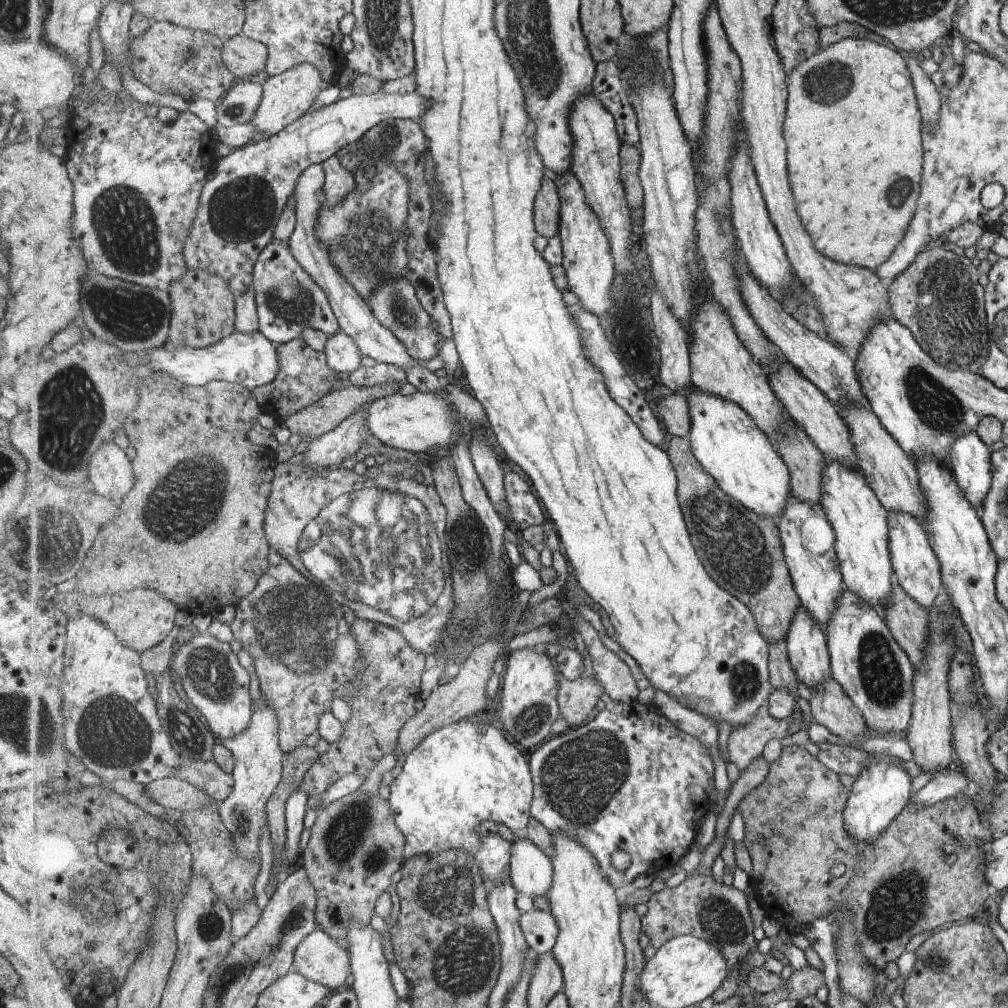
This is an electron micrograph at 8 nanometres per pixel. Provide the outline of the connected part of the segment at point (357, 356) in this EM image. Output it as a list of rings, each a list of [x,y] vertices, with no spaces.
[[[339,330],[329,337],[325,347],[328,364],[337,372],[355,372],[361,368],[363,355],[357,343],[345,331]]]

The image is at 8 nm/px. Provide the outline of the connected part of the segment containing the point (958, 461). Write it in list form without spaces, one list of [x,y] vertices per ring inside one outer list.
[[[969,431],[952,440],[946,454],[947,468],[951,470],[966,499],[980,512],[980,502],[991,486],[992,463],[988,445]]]

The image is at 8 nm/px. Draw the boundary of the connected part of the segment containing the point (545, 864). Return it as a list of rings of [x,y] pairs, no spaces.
[[[526,834],[516,837],[512,844],[510,876],[520,894],[533,898],[545,895],[554,875],[552,858]]]

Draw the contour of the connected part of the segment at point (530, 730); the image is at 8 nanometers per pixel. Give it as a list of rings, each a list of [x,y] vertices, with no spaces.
[[[523,647],[511,652],[504,682],[500,685],[502,695],[495,714],[499,724],[508,732],[508,738],[525,752],[545,742],[553,734],[551,728],[557,717],[562,714],[560,707],[560,676],[555,660],[540,647]]]

